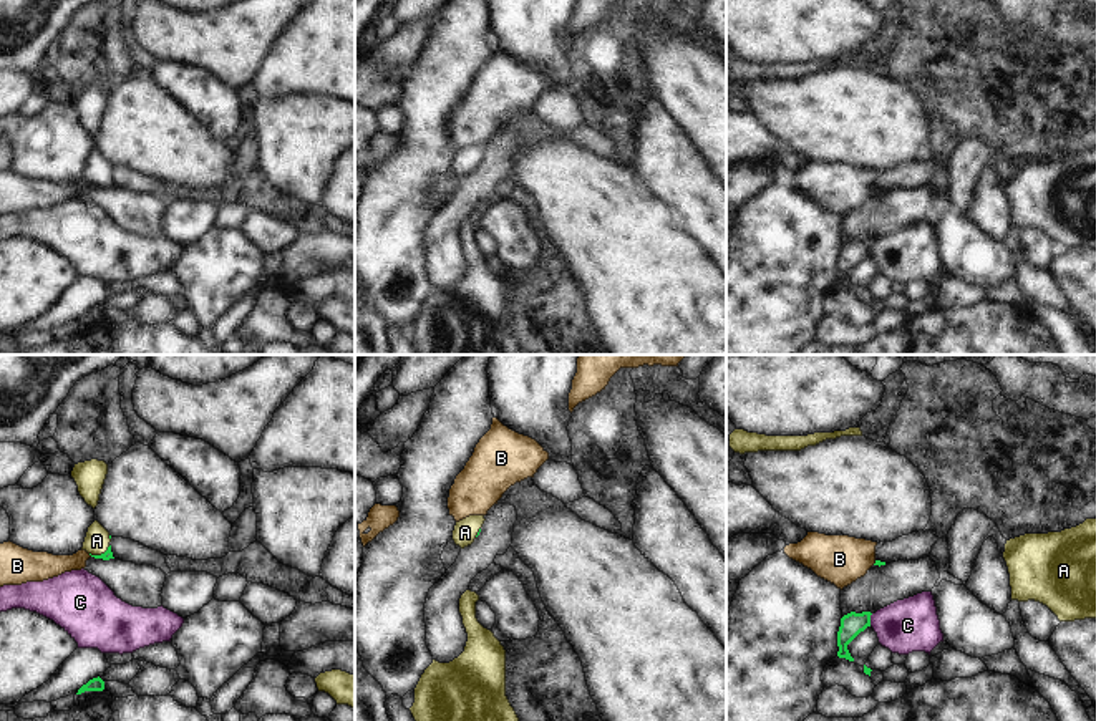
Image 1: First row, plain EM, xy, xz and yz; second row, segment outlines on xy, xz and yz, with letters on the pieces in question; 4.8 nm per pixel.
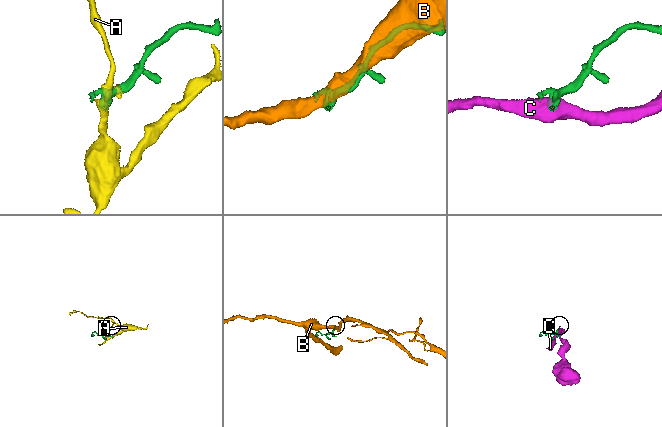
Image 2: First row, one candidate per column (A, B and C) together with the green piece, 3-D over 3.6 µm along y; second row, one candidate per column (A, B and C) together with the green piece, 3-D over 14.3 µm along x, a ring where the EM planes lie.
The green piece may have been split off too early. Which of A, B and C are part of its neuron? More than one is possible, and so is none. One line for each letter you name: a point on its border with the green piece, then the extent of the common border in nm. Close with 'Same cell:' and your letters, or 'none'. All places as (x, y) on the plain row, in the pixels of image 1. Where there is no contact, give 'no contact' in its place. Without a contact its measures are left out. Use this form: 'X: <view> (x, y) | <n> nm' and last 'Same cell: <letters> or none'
A: xy (101, 183) | 110 nm
Same cell: A

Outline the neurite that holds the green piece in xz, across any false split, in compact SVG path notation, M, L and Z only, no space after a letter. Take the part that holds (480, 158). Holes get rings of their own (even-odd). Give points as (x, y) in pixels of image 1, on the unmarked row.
M469 144L459 151L456 151L453 159L453 169L461 177L471 174L474 167L479 164L481 156L484 152L484 144Z

